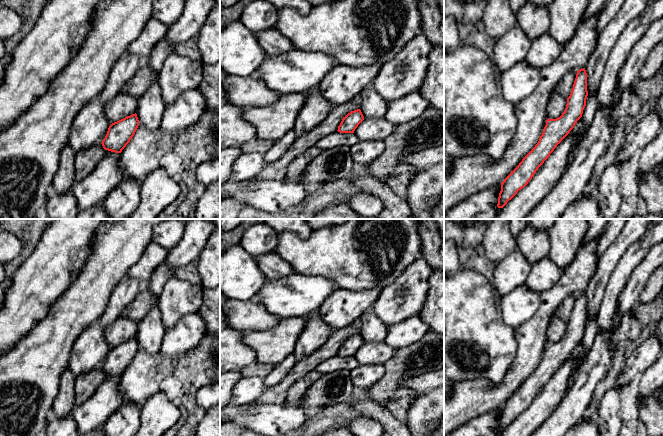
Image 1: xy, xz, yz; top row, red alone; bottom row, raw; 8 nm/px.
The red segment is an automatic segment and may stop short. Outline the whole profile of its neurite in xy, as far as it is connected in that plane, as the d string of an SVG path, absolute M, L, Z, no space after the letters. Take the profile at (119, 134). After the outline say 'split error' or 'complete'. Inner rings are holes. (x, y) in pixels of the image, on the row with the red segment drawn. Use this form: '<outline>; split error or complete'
M136 113L112 123L101 143L103 148L121 153L134 136L138 126L139 120Z; complete

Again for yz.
M583 68L577 71L571 94L567 98L566 108L562 115L556 119L548 118L546 120L546 125L538 143L501 183L498 208L503 208L519 190L528 184L538 168L570 133L582 117L587 96L587 73Z; complete

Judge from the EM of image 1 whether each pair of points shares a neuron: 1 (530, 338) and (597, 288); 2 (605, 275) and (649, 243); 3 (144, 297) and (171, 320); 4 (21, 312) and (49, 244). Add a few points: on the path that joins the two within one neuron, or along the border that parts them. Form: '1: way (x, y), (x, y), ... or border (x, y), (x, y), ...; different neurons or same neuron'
1: border (596, 270), (584, 291); different neurons
2: border (627, 248), (612, 273), (605, 290); different neurons
3: border (159, 296), (157, 305); different neurons
4: way (33, 295), (36, 285), (49, 270), (49, 261); same neuron

